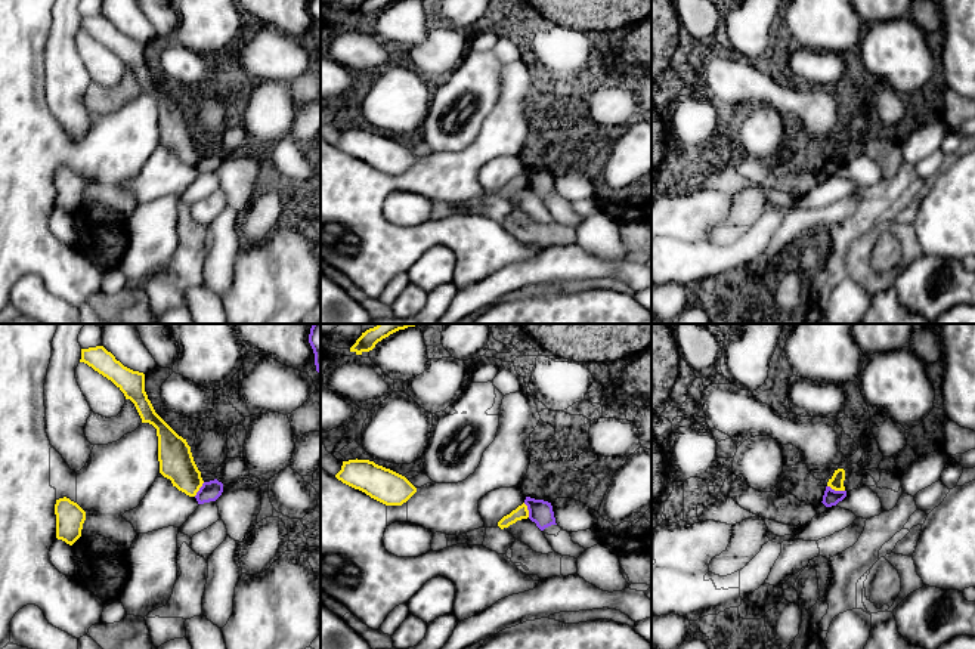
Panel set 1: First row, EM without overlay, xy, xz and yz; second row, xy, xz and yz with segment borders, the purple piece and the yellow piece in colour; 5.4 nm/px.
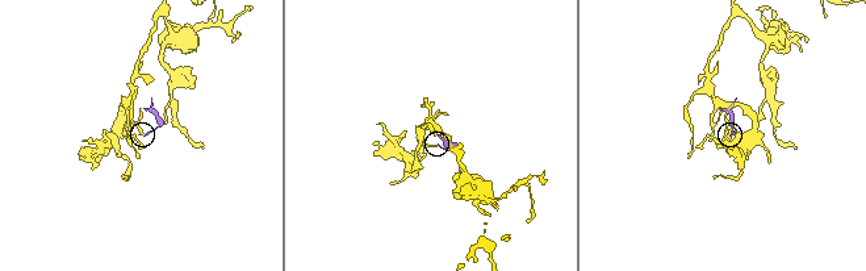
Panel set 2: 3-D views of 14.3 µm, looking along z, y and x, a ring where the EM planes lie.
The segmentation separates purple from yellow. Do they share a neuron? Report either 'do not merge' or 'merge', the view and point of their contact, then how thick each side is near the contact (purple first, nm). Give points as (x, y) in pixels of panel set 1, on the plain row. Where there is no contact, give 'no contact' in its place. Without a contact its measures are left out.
do not merge | yz (836, 160) | 90/80 nm

